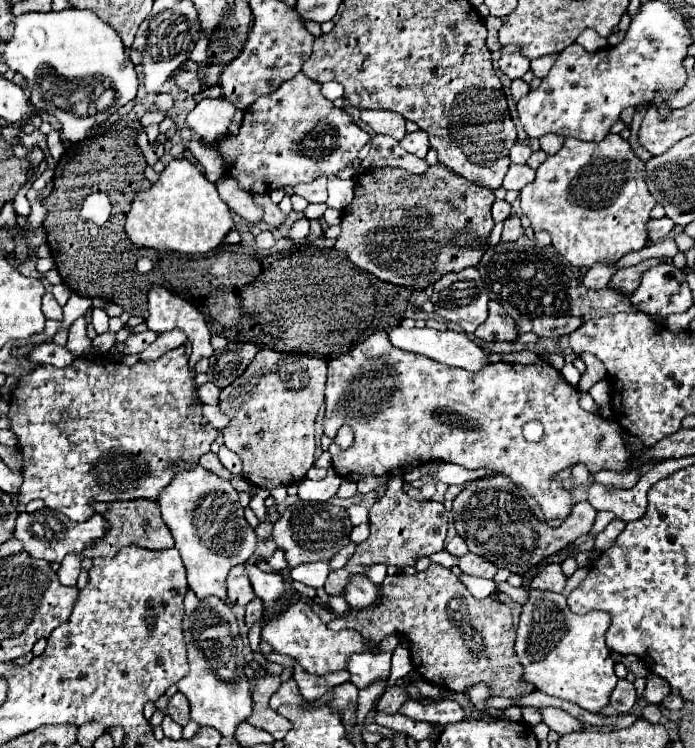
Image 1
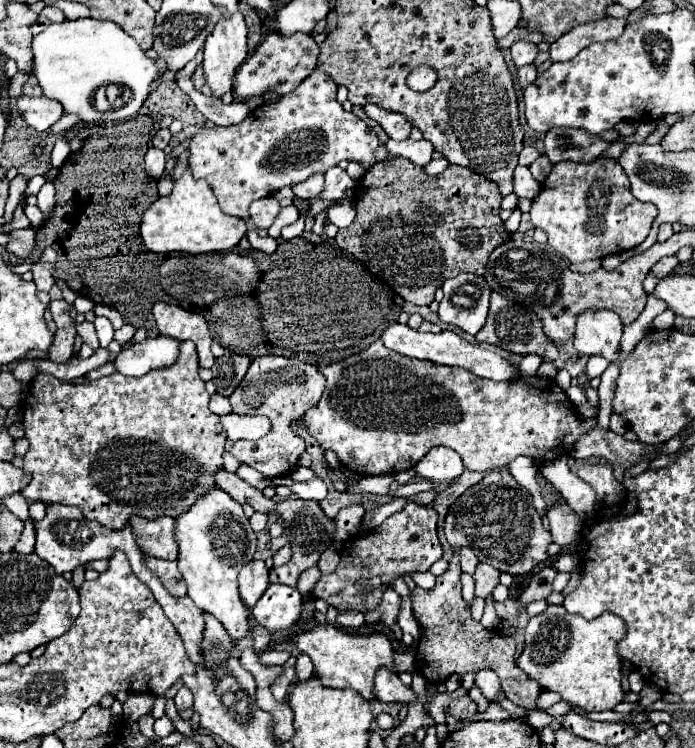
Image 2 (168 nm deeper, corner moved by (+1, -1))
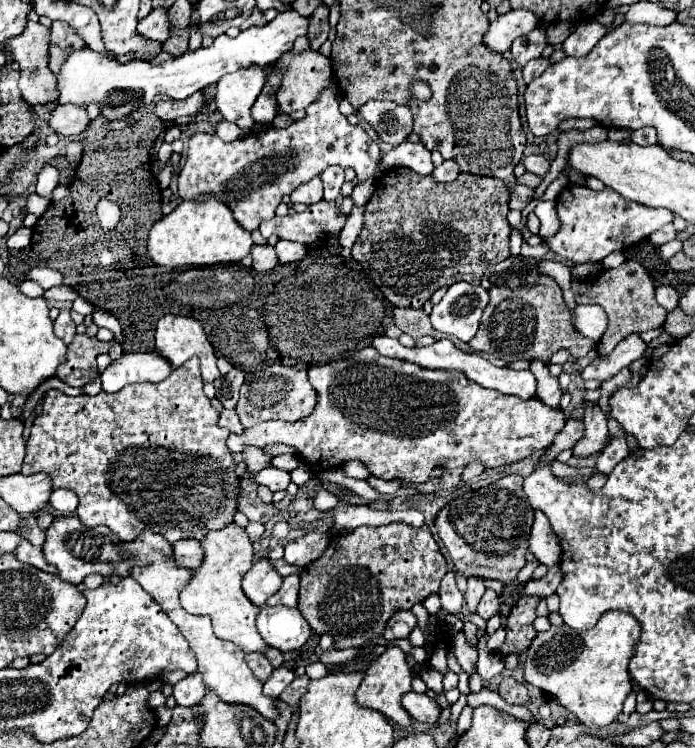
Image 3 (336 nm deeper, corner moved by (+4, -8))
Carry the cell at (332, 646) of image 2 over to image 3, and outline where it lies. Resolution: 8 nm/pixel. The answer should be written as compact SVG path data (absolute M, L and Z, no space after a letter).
M389 648L385 654L381 654L371 668L365 672L365 678L357 690L357 702L365 708L373 708L379 710L381 714L385 714L391 722L399 724L399 726L409 726L411 724L411 716L407 714L407 710L401 706L401 696L411 692L411 682L413 682L413 672L405 660L405 652L401 648Z

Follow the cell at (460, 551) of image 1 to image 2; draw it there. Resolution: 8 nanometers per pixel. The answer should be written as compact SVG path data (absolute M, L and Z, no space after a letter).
M454 549L454 555L460 557L460 565L462 565L462 571L466 573L472 573L478 565L478 559L476 555L470 551L470 549Z

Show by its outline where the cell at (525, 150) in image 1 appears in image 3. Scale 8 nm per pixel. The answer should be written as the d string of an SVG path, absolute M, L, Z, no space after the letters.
M527 156L527 158L525 158L525 168L527 168L527 172L537 174L539 178L545 178L545 176L547 176L549 166L551 166L551 164L549 164L543 156Z

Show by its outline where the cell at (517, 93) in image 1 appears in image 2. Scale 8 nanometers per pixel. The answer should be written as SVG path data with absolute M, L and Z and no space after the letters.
M526 65L526 67L518 69L518 83L520 83L522 89L526 85L530 85L534 79L536 79L536 67L534 65Z

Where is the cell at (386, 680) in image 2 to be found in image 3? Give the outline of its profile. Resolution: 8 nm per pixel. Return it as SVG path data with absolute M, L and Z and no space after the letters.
M407 692L403 696L403 708L417 720L425 724L437 724L441 716L441 706L431 700L427 694L417 694L417 692Z

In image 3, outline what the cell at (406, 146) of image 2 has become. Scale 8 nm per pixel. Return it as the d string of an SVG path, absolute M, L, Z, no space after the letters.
M403 142L395 146L391 152L383 154L383 162L387 166L407 166L415 170L417 174L431 174L433 172L433 162L431 162L431 152L421 144L411 144Z

